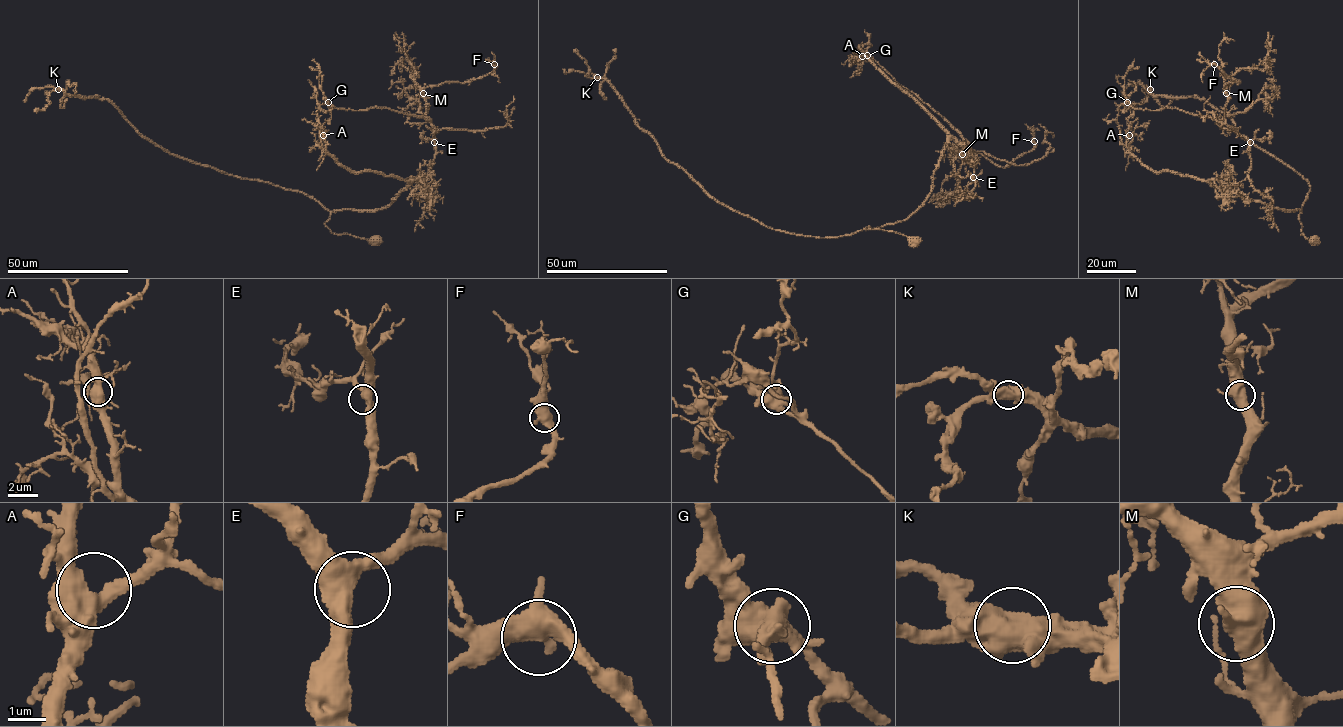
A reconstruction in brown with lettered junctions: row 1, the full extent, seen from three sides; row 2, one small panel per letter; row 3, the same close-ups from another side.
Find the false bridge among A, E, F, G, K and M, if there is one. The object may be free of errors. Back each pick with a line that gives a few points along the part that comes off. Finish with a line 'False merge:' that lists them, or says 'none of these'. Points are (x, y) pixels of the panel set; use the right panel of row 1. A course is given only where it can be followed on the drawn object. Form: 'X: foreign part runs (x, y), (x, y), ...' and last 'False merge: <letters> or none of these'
G: foreign part runs (1127, 101), (1221, 120), (1224, 86), (1239, 83), (1215, 64), (1203, 72), (1203, 83)
False merge: G

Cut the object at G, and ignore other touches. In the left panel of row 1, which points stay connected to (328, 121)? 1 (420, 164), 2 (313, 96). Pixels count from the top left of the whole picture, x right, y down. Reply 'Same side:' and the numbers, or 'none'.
Same side: 1

